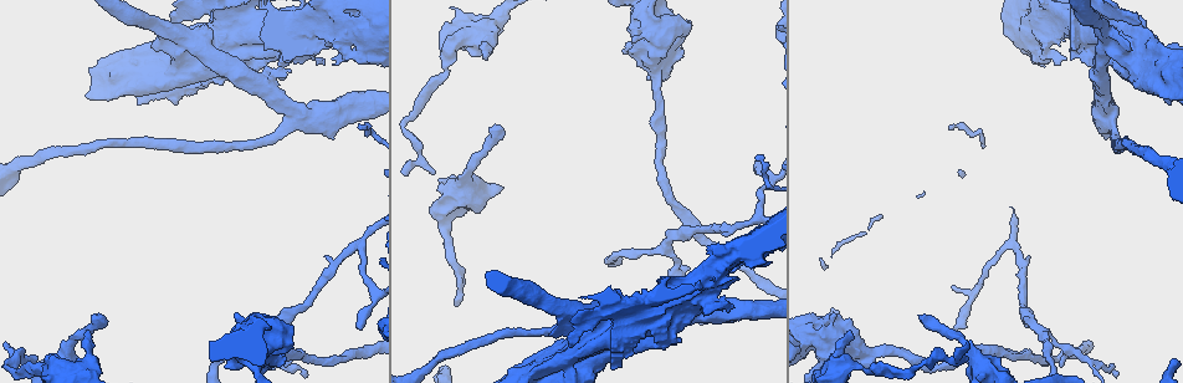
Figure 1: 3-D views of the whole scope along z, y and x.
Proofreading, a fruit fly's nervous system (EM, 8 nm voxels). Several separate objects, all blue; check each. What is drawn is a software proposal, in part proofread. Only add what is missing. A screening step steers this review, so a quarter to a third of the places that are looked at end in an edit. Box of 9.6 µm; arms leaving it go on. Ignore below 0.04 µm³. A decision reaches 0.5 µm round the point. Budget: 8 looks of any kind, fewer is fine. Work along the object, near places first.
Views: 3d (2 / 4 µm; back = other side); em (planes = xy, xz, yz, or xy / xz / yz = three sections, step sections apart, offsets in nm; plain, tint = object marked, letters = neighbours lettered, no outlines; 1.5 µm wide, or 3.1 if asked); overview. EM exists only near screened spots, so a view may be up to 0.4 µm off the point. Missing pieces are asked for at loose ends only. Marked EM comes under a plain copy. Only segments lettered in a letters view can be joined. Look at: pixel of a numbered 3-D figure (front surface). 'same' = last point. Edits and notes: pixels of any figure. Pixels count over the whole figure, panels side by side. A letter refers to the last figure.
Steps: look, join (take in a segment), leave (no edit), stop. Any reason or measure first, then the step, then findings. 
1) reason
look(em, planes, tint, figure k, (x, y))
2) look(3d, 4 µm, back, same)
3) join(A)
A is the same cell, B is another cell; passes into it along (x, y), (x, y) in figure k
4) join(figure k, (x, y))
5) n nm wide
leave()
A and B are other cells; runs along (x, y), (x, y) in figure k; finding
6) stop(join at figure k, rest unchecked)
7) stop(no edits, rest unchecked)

free end
look(em, planes, letters, figure 1, (89, 331))

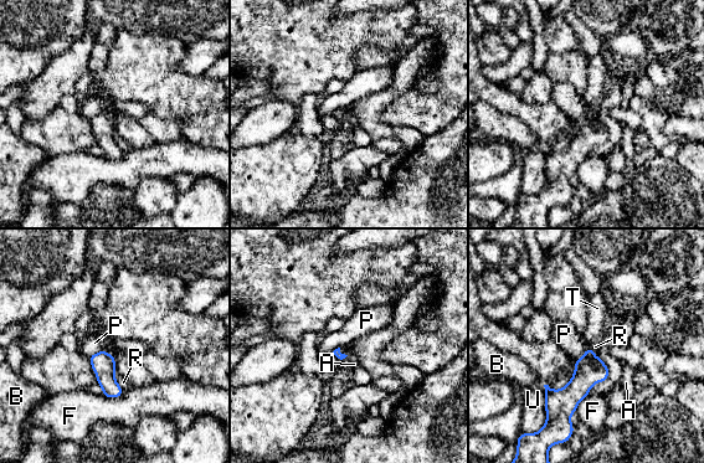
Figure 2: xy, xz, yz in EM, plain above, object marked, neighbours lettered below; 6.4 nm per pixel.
join(T)
T is the same cell, A, B, F, P, R and U are other cells; passes into it along (589, 369), (589, 348), (596, 310) in figure 2; the neuron continues

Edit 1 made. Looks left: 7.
free end
look(em, planes, letters, figure 1, (98, 315))

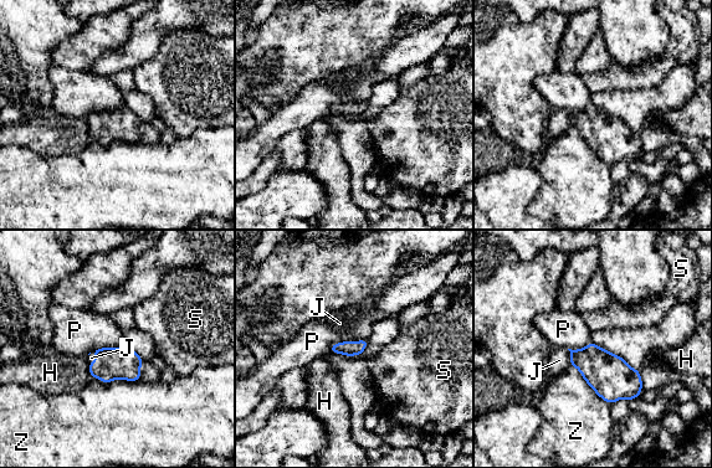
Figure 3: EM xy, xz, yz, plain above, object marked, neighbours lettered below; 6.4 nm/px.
Z touches over 320 nm
join(J)
J is the same cell, H, P, S and Z are other cells; passes into it along (605, 373), (570, 358), (559, 360) in figure 3; it goes on there

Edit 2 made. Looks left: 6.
free end
look(em, planes, letters, figure 1, (679, 340))

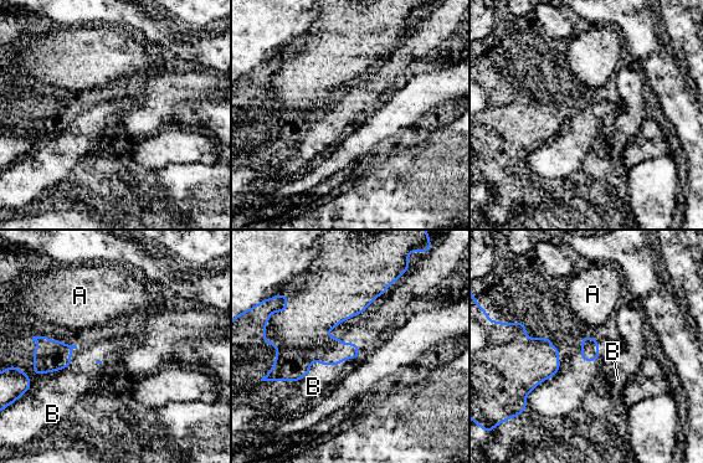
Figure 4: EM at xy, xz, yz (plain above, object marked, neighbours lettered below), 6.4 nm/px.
leave()
A and B are other cells; border along (311, 368), (299, 381) in figure 4; no lettered segment goes on from it

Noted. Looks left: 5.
stop(join at figure 2, join at figure 3, rest unchecked)

